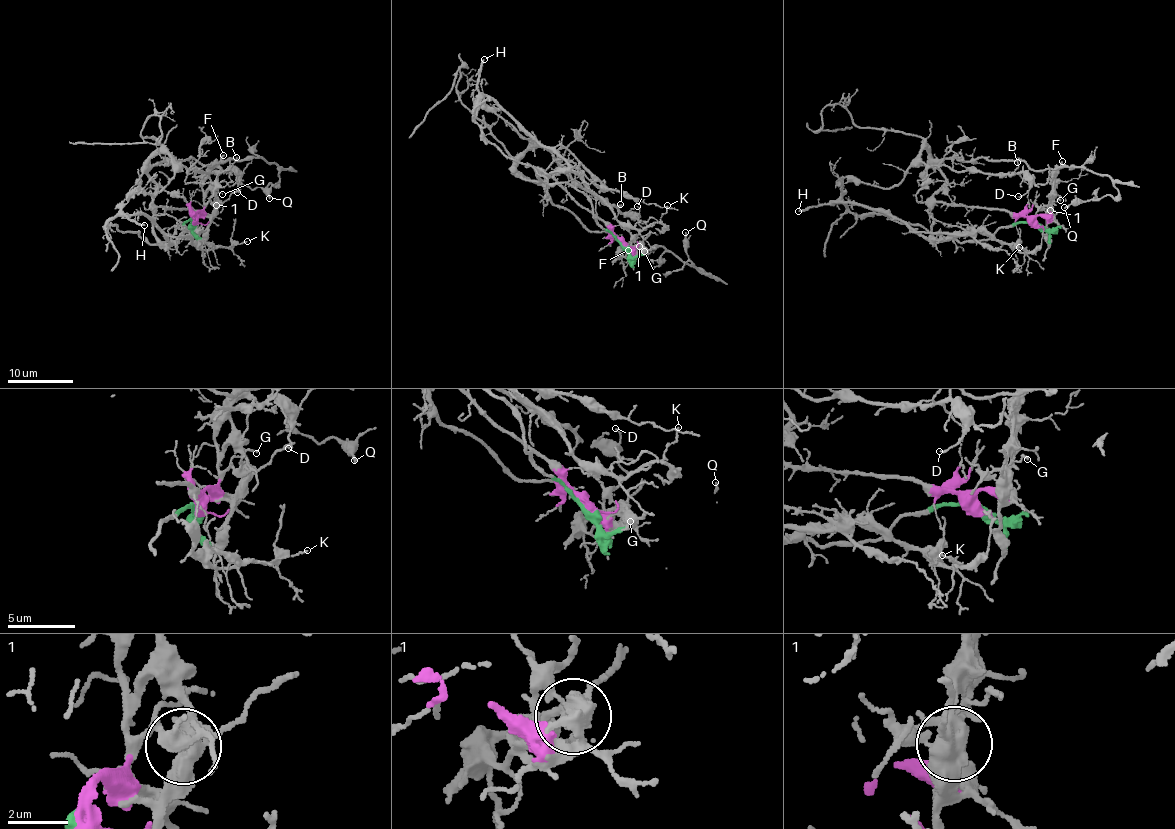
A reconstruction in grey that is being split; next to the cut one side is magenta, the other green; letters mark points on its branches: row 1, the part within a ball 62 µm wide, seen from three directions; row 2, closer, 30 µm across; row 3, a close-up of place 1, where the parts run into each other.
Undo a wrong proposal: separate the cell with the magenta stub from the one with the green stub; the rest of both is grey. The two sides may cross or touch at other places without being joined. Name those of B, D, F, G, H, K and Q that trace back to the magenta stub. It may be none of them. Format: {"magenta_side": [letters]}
{"magenta_side": ["B", "D", "G", "Q"]}

